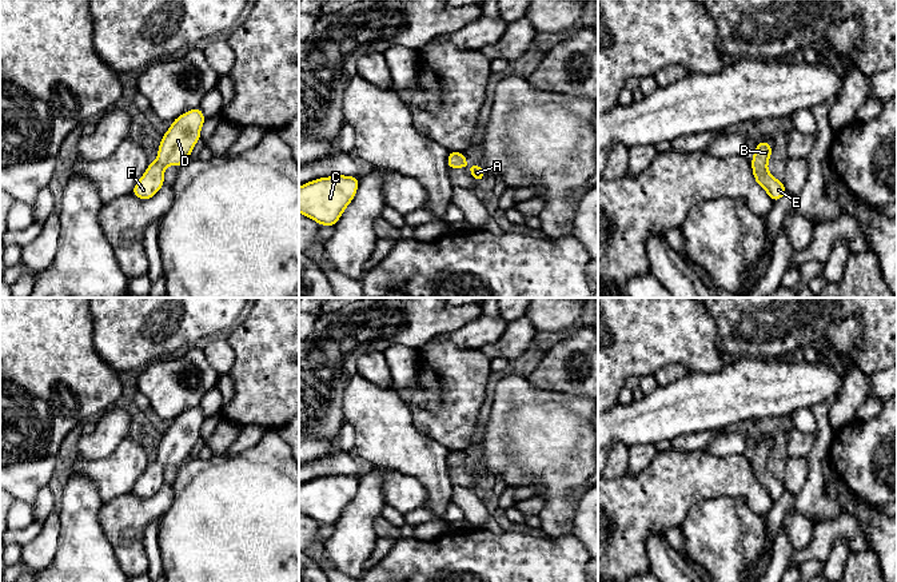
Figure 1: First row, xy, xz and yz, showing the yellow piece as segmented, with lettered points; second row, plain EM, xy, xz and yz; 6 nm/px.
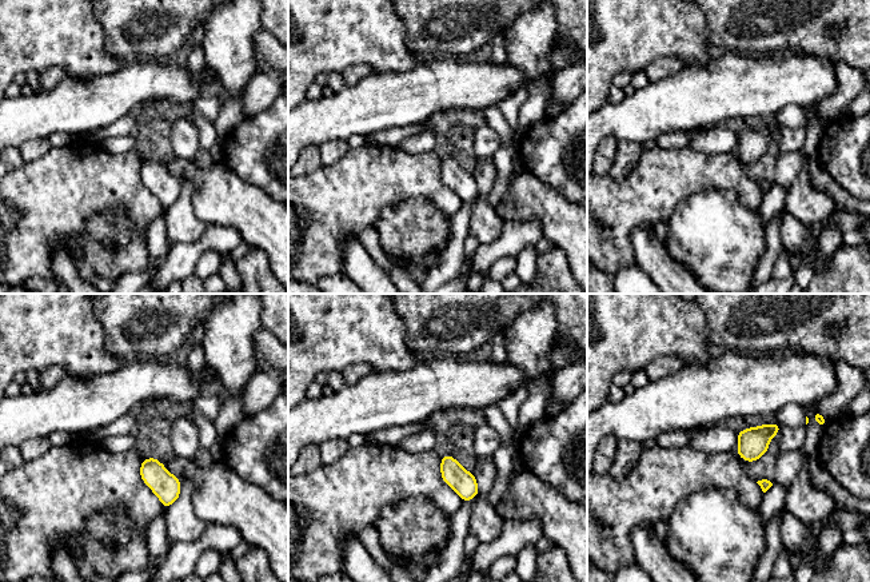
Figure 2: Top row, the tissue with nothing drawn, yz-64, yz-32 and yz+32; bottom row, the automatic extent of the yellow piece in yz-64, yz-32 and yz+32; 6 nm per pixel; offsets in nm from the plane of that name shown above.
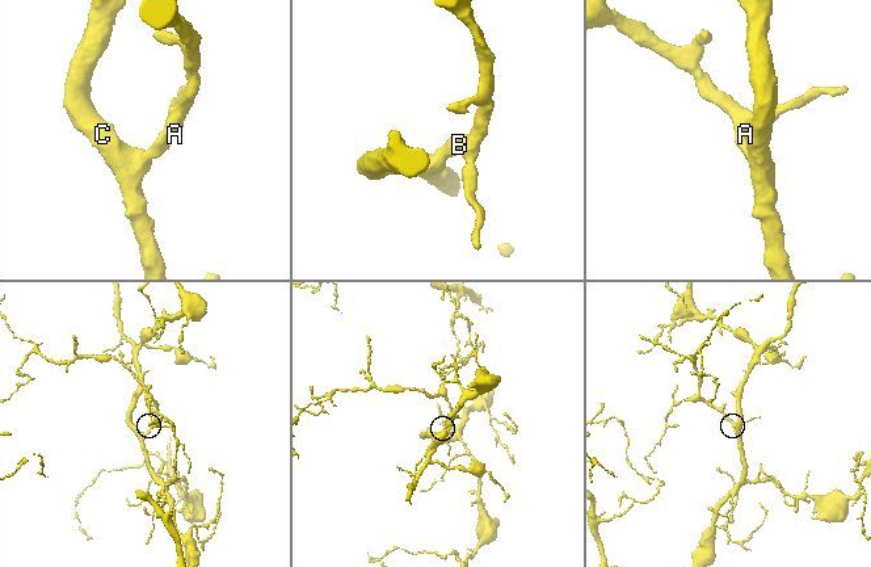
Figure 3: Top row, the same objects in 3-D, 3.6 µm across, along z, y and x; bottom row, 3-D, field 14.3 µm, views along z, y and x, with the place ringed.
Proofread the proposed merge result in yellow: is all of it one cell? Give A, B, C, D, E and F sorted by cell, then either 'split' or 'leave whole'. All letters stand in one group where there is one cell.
A B C D E F | leave whole

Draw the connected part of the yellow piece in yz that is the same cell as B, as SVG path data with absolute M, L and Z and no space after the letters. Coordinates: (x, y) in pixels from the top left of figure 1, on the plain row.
M765 439L756 443L756 451L752 459L752 470L756 482L762 486L773 501L778 501L788 491L784 481L777 479L768 470L768 461L772 457L772 443Z

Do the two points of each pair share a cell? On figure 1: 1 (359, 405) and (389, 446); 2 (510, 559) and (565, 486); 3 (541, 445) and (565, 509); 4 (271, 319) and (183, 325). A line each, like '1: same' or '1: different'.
1: same
2: different
3: same
4: different

